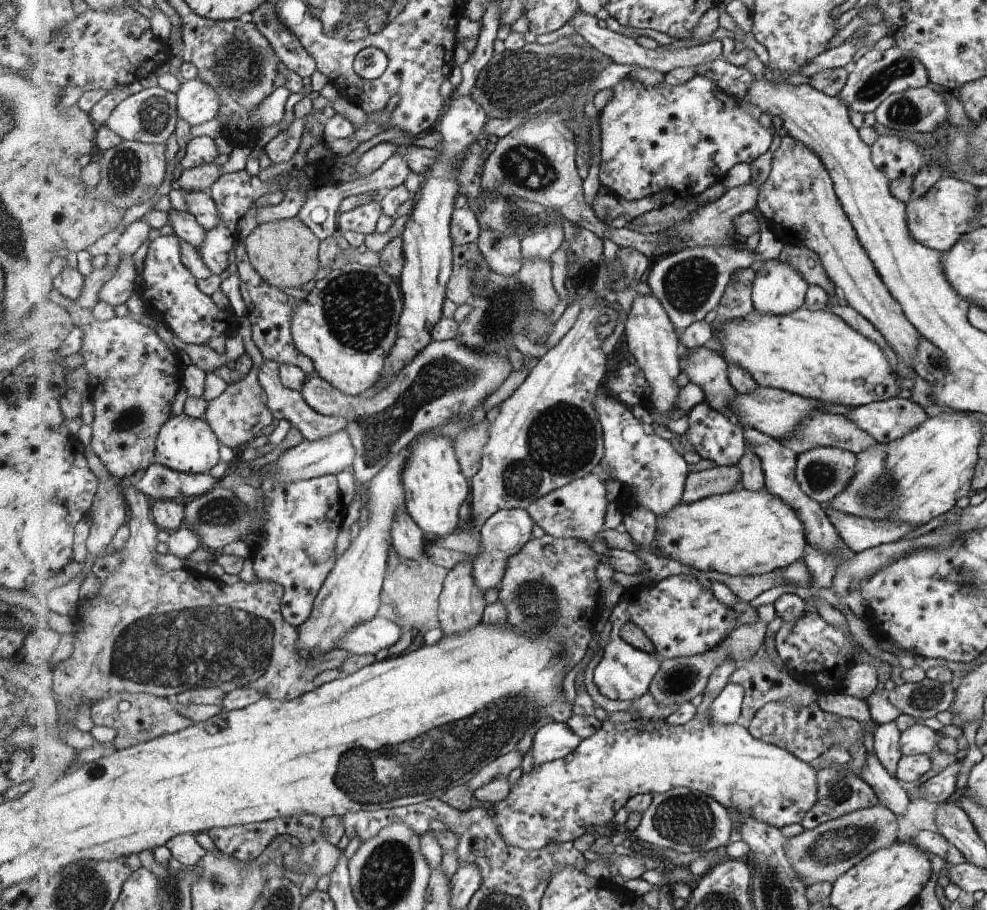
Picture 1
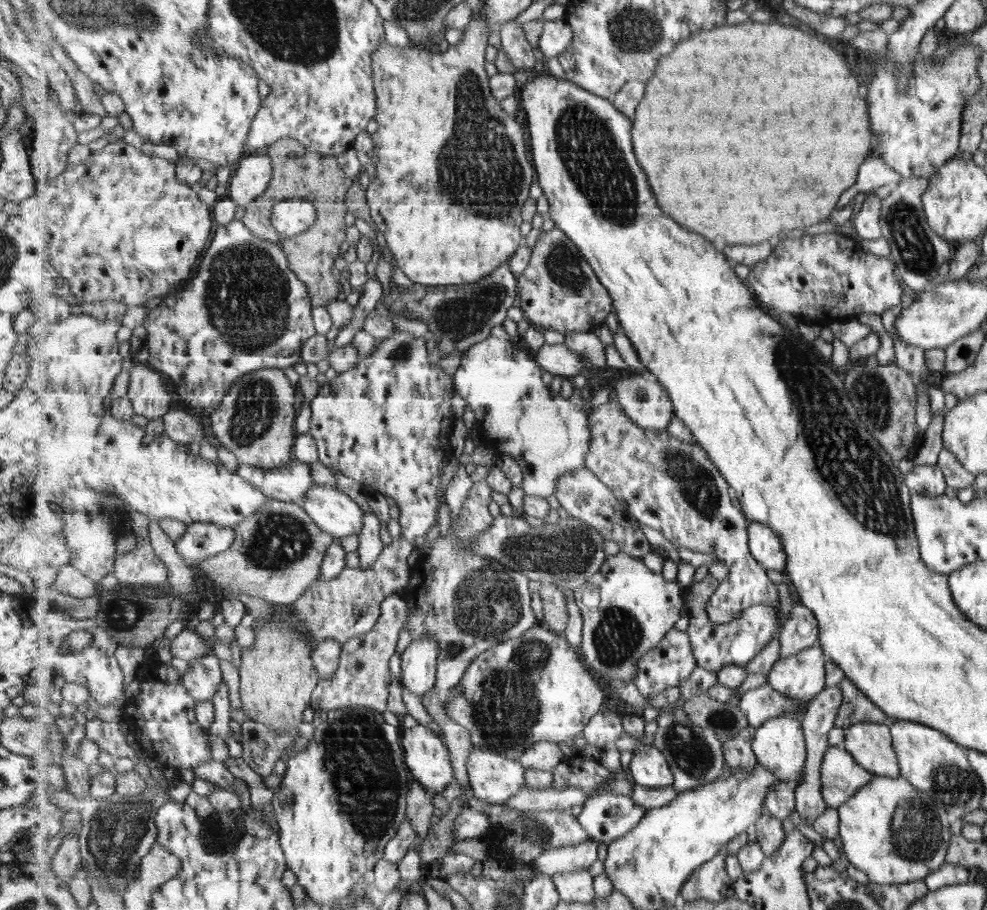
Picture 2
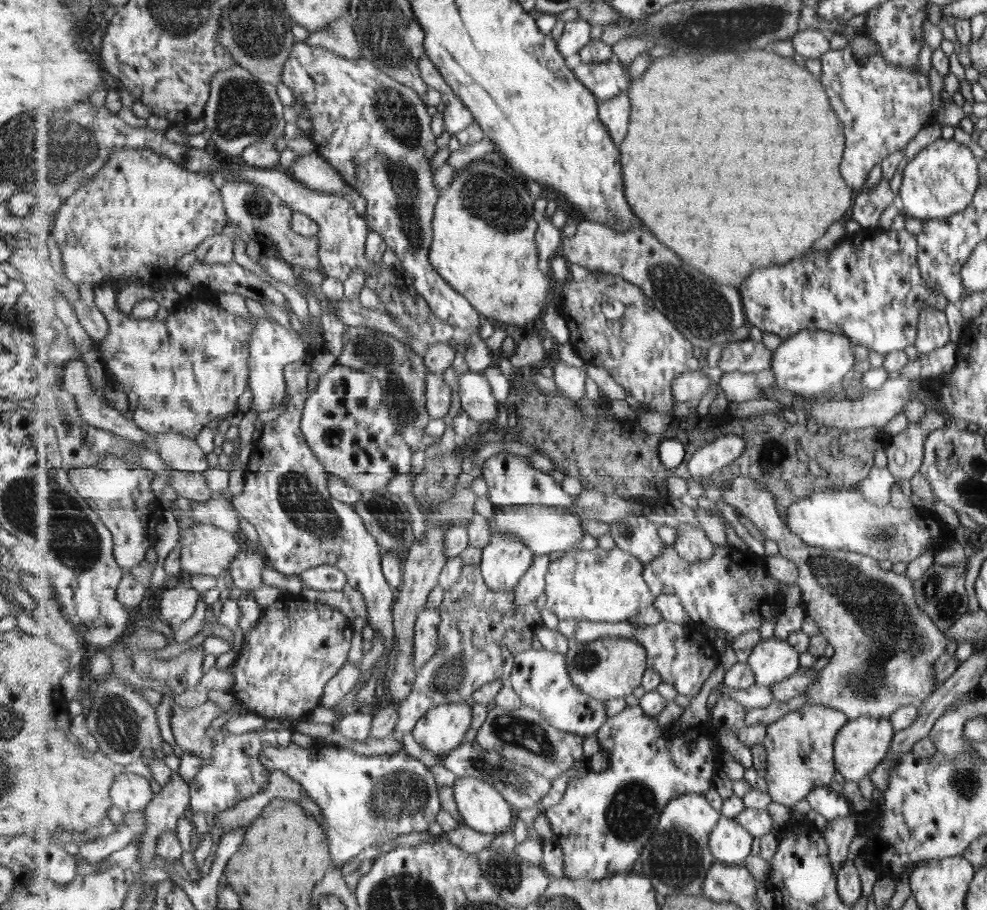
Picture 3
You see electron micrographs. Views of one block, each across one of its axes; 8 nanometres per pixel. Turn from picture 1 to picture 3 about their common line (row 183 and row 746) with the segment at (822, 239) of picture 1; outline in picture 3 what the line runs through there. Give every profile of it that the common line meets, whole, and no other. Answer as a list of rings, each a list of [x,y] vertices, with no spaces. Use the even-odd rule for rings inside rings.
[[[809,702],[768,725],[765,781],[773,801],[792,808],[799,800],[806,800],[809,792],[831,784],[836,770],[834,743],[837,733],[848,722],[848,716],[841,709]]]

